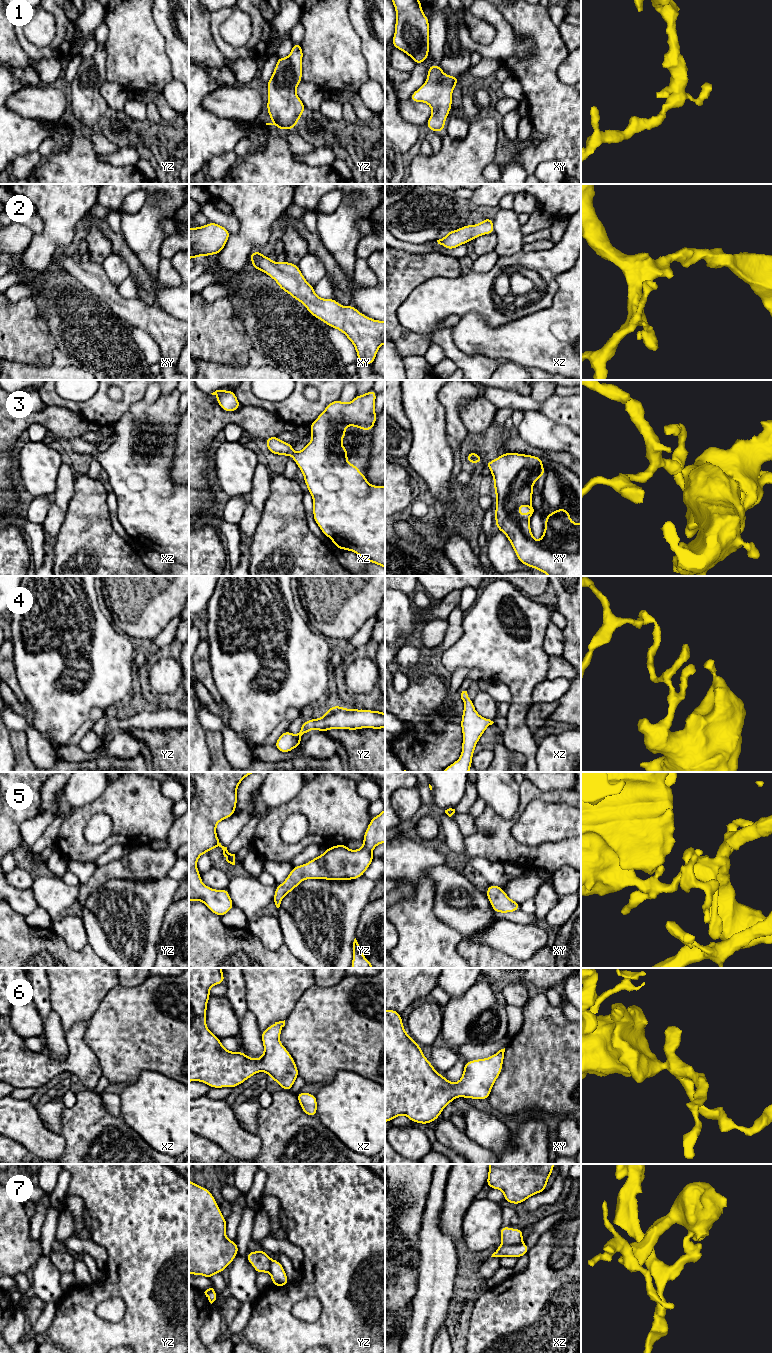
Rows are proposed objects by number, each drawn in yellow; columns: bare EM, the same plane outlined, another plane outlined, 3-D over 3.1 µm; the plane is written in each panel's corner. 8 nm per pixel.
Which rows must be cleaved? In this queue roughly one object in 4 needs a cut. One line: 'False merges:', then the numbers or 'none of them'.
False merges: 7

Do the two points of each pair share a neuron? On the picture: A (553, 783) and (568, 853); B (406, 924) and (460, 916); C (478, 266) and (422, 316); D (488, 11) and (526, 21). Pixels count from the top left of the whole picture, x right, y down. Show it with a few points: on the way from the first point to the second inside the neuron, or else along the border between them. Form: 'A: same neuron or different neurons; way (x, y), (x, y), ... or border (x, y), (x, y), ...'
A: different neurons; border (533, 783), (544, 791), (570, 790)
B: different neurons; border (434, 896), (433, 912), (459, 933)
C: different neurons; border (494, 264), (488, 271), (482, 273), (471, 271)
D: different neurons; border (498, 10), (516, 35)

